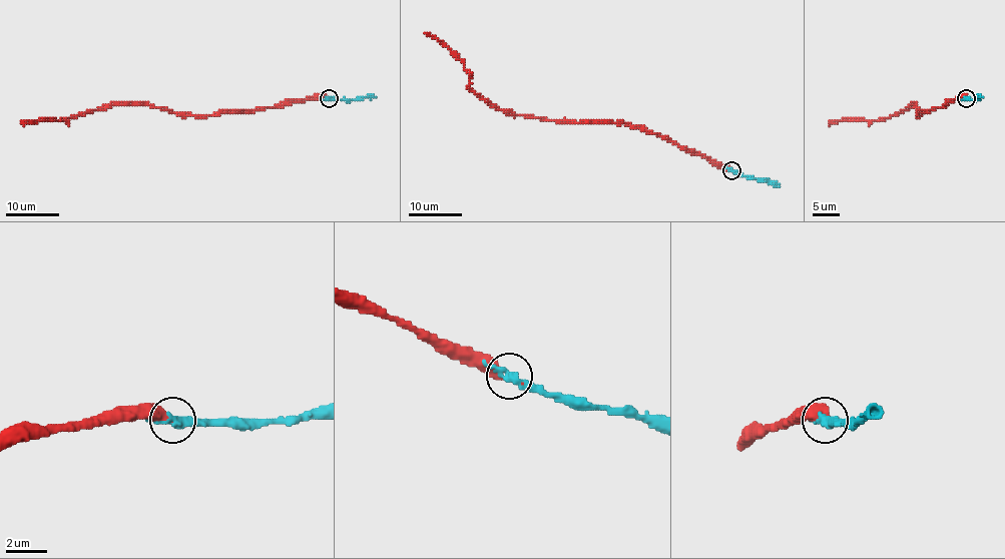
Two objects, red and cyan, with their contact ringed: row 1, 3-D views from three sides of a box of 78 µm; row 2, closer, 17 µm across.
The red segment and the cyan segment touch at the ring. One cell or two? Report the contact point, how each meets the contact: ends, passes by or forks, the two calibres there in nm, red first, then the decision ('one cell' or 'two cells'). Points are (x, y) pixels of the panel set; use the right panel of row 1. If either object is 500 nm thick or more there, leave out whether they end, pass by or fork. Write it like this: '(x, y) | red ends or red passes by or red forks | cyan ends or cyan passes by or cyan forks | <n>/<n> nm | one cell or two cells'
(966, 98) | red ends | cyan passes by | 320/360 nm | one cell

